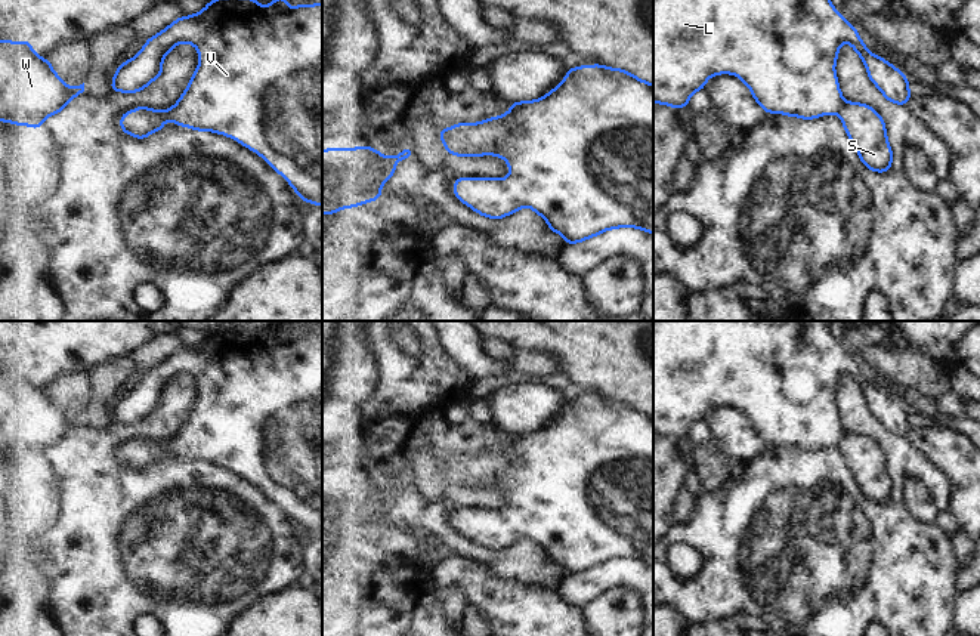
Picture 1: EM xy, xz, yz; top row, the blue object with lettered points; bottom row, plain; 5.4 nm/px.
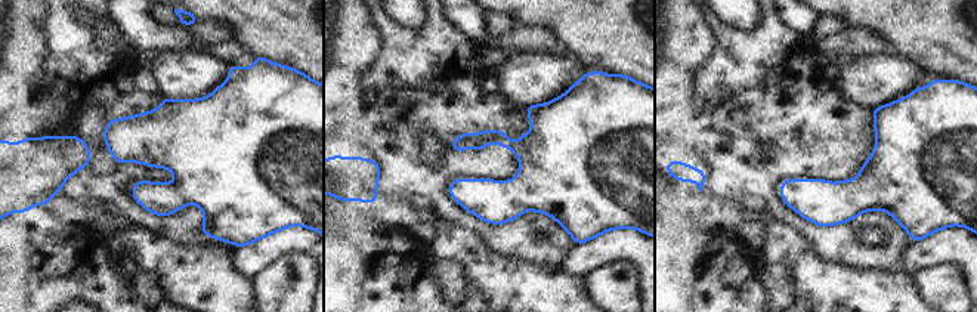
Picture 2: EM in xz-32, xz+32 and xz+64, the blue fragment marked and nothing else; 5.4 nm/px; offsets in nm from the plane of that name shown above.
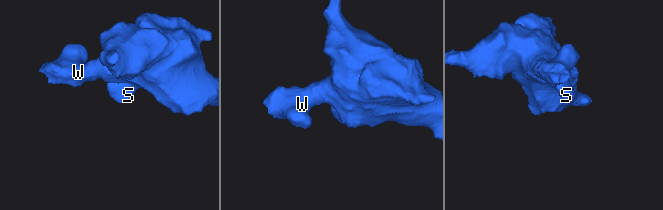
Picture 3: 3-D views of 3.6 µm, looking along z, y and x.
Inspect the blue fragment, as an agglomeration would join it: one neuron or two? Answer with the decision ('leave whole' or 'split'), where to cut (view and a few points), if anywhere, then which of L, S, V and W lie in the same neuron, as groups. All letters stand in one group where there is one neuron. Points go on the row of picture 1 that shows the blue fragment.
leave whole; no cut; L S V W

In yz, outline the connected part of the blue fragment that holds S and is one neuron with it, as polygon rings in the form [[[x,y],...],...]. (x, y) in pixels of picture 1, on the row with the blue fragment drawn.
[[[653,0],[653,102],[684,108],[708,78],[733,74],[748,86],[766,114],[803,120],[837,114],[868,170],[888,172],[893,151],[885,120],[868,104],[847,102],[841,95],[835,62],[843,43],[851,44],[887,101],[906,105],[912,98],[908,77],[871,53],[831,0]]]

